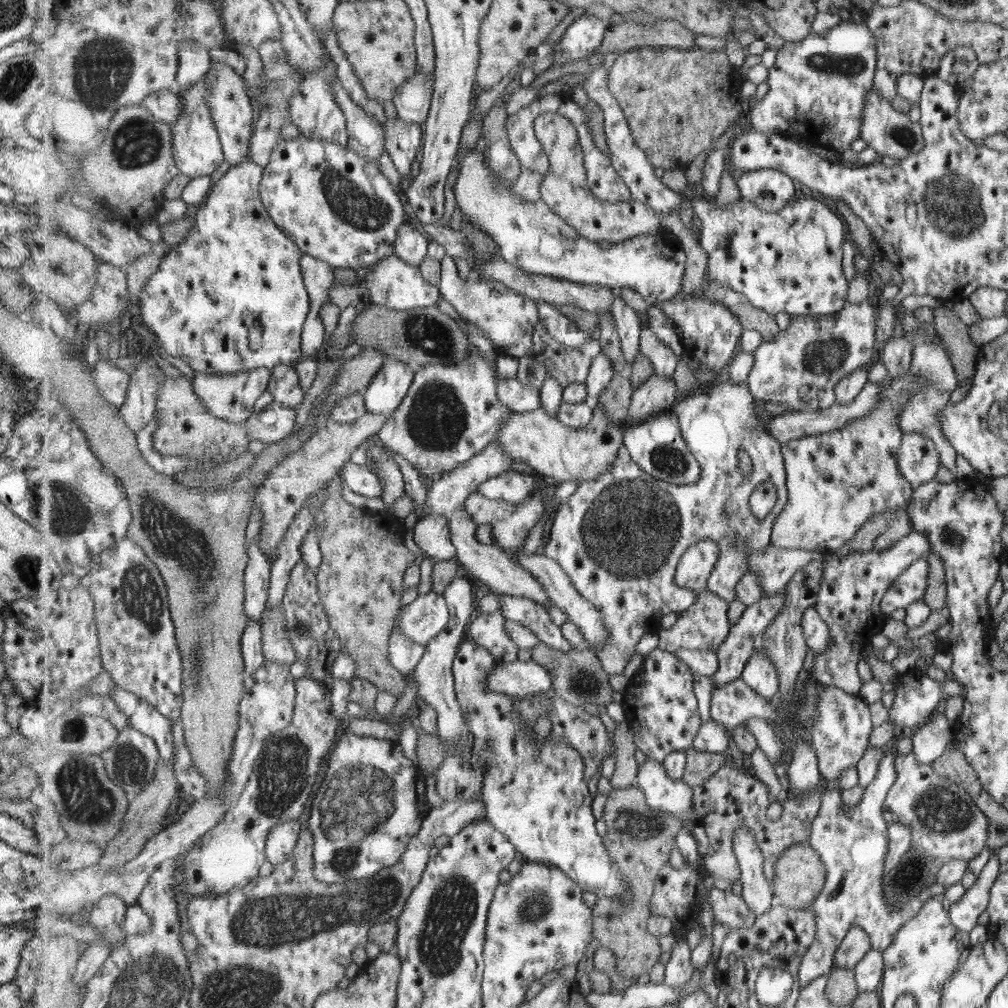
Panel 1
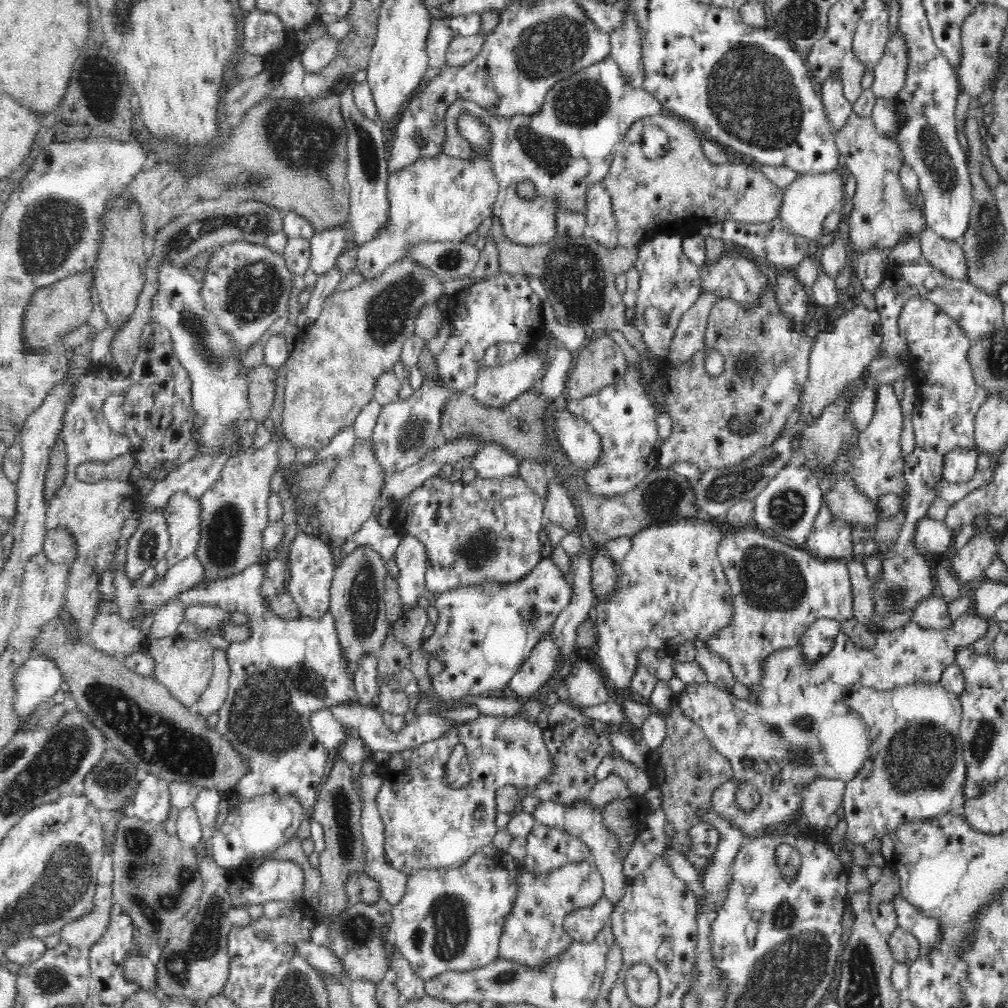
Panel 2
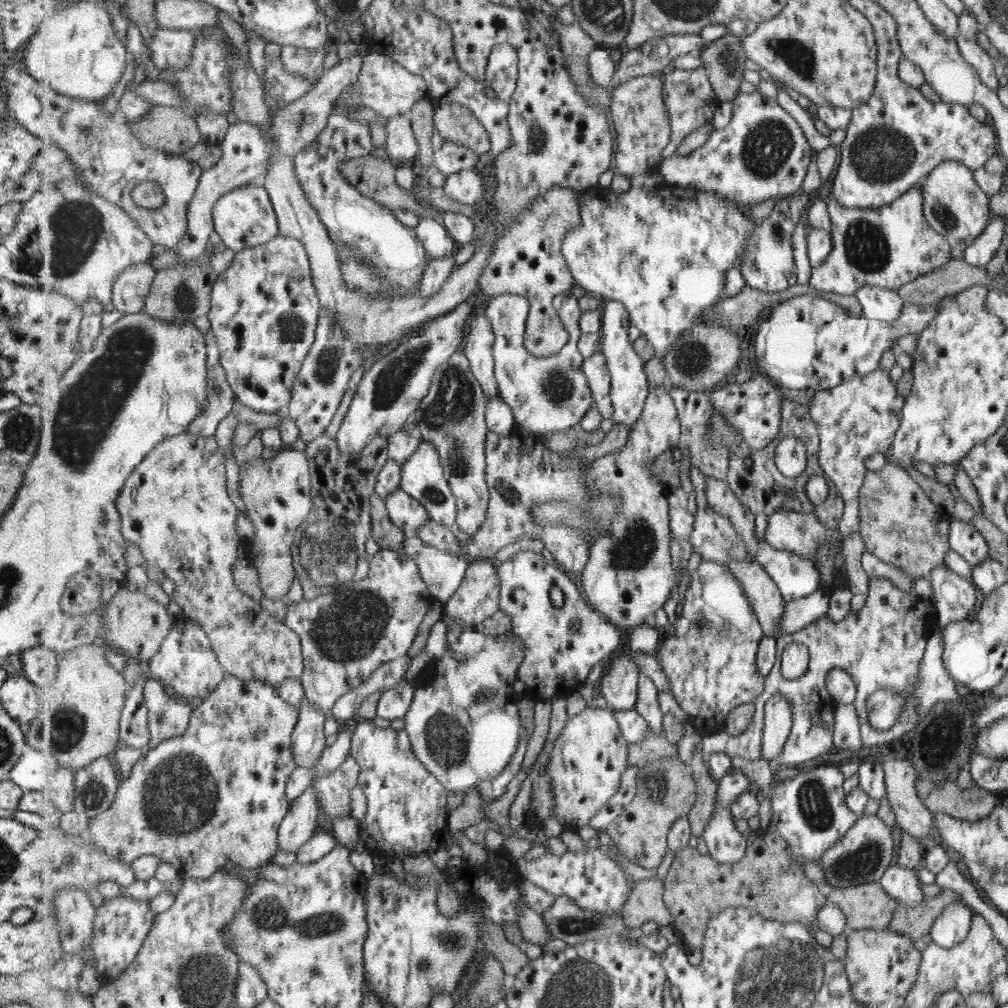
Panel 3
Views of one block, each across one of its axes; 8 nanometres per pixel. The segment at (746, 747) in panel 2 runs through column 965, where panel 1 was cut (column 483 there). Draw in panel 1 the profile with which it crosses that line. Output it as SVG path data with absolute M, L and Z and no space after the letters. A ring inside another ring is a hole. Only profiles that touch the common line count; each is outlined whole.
M501 608L482 613L470 624L467 636L469 640L488 648L498 662L517 661L519 646L505 634L503 622L507 622L507 616Z

